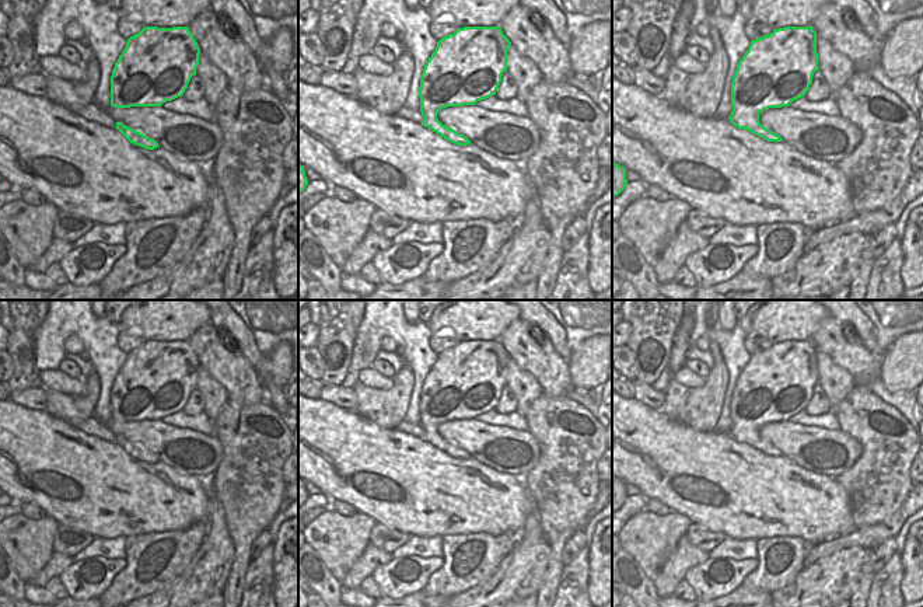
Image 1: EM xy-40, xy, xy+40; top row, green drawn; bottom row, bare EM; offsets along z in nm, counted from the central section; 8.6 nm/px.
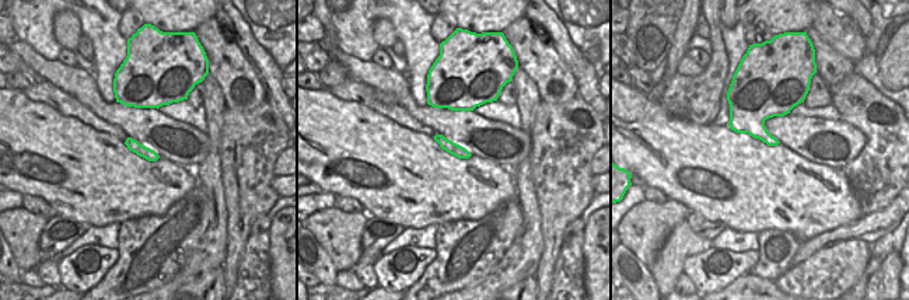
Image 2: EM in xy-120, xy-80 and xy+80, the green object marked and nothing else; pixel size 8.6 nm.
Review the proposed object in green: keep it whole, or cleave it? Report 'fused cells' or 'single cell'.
single cell

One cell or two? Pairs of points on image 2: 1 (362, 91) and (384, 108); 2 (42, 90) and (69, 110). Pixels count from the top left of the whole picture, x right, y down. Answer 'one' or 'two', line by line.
1: one
2: one

